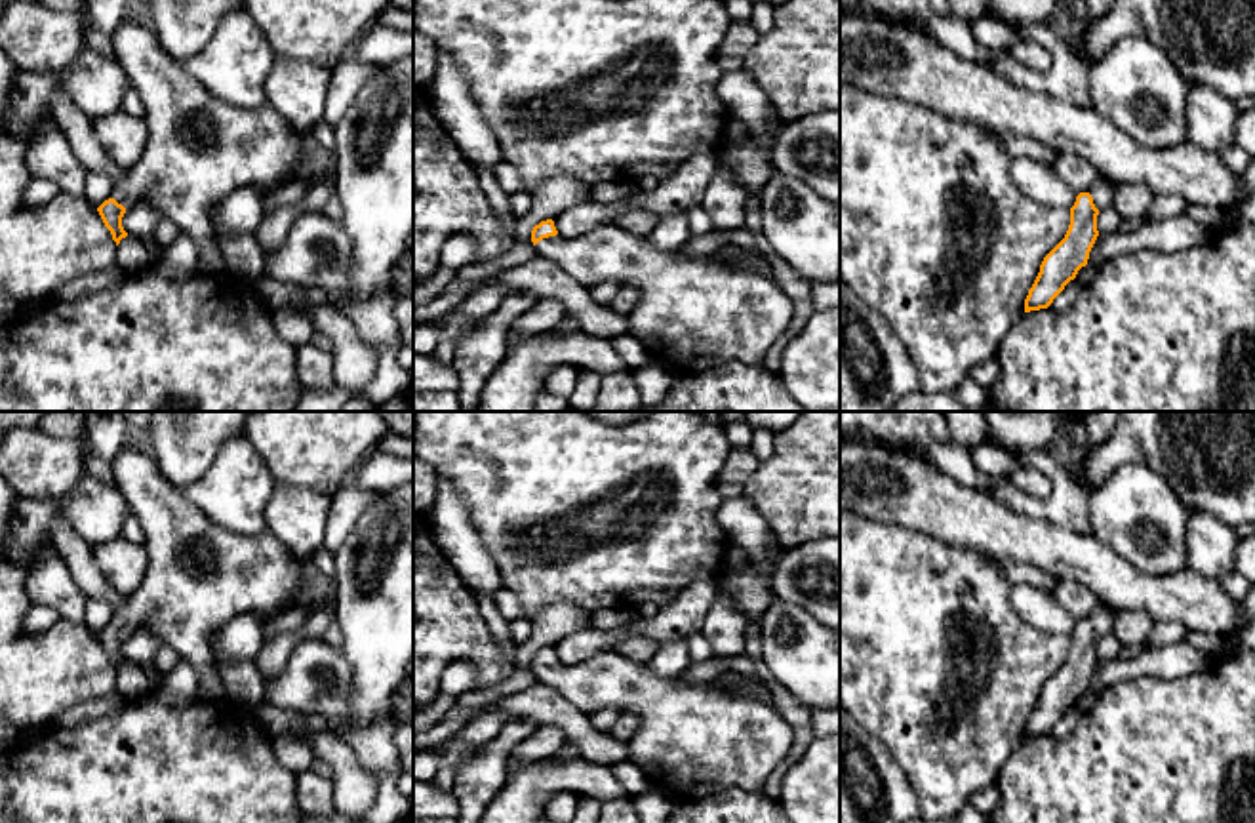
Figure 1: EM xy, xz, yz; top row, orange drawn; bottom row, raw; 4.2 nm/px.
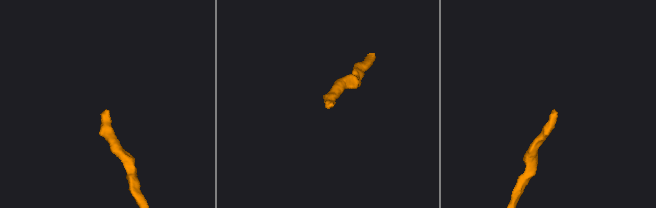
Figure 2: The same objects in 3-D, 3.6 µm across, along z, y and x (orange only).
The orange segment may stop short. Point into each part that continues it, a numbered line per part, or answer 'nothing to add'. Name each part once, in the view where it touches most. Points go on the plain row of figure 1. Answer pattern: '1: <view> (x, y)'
1: xz (692, 740)

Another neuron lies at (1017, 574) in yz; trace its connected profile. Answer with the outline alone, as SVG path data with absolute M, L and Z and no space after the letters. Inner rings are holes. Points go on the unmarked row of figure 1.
M1000 562L1006 579L1015 585L1030 585L1042 591L1053 591L1057 579L1040 568L1028 566L1028 564L1017 564L1017 562Z

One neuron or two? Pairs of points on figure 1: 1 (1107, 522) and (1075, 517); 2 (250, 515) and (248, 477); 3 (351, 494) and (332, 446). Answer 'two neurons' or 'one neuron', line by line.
1: two neurons
2: one neuron
3: two neurons

